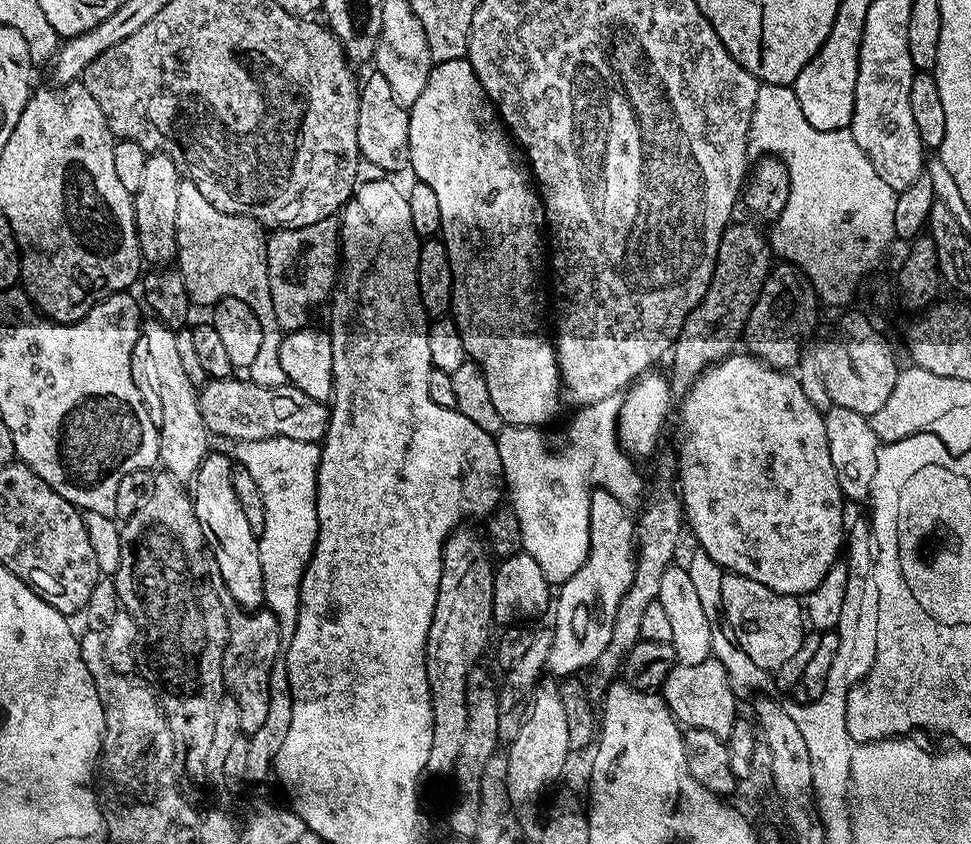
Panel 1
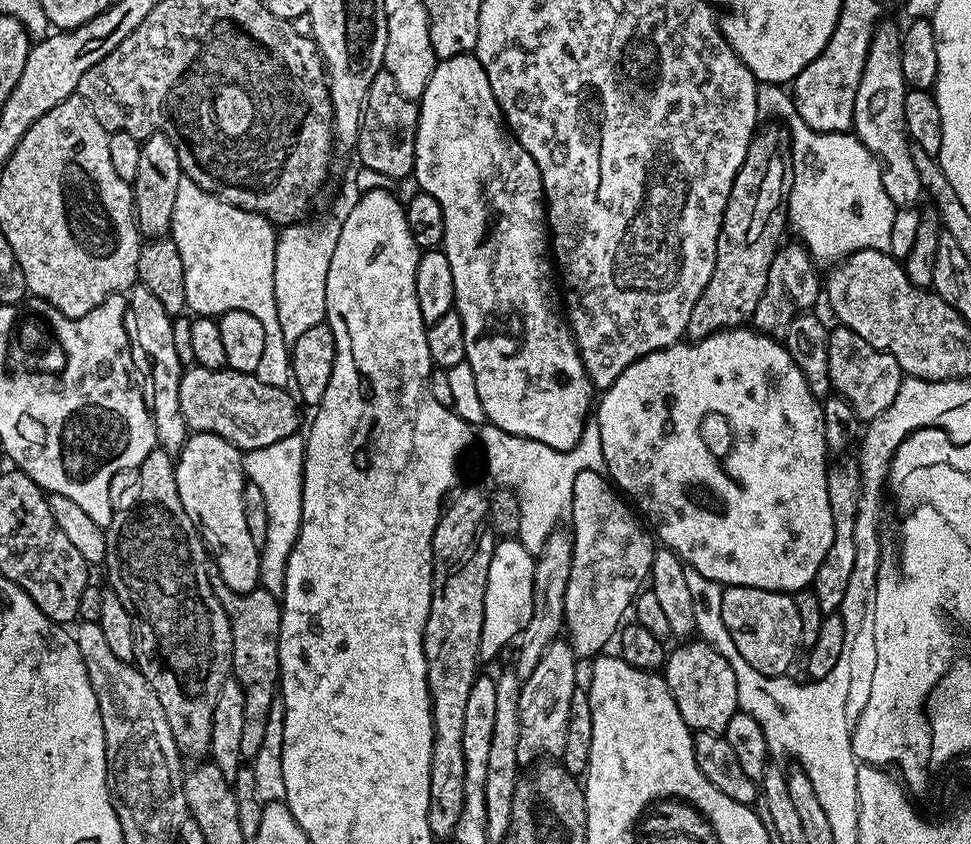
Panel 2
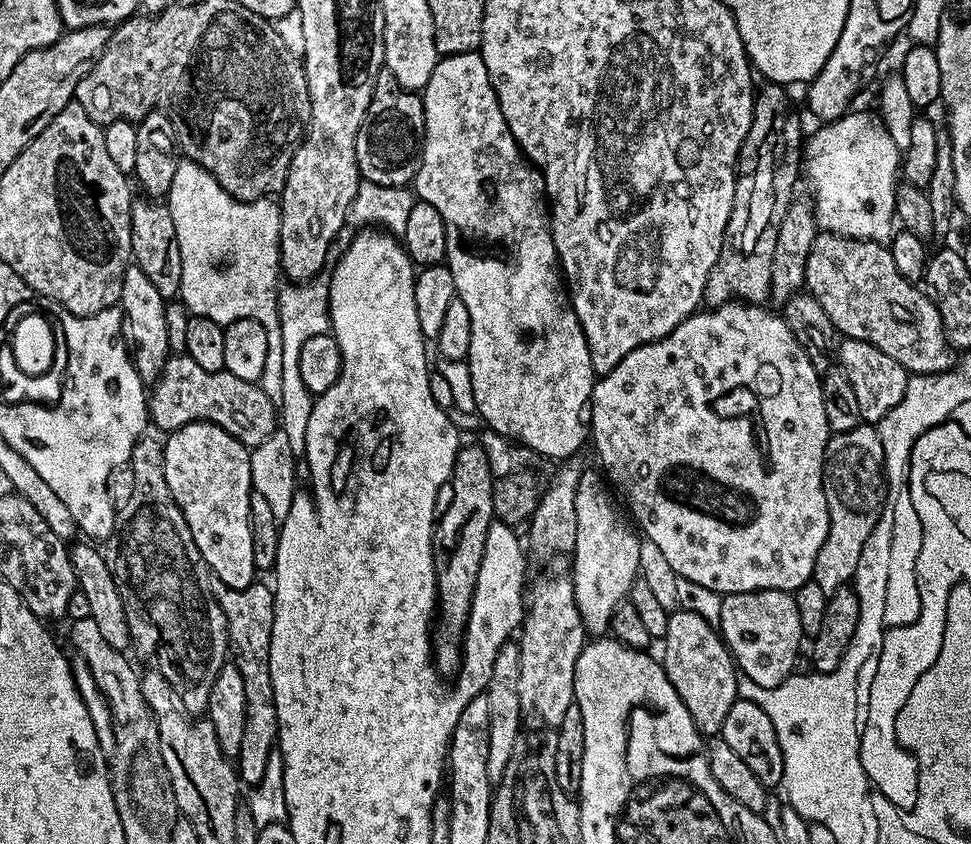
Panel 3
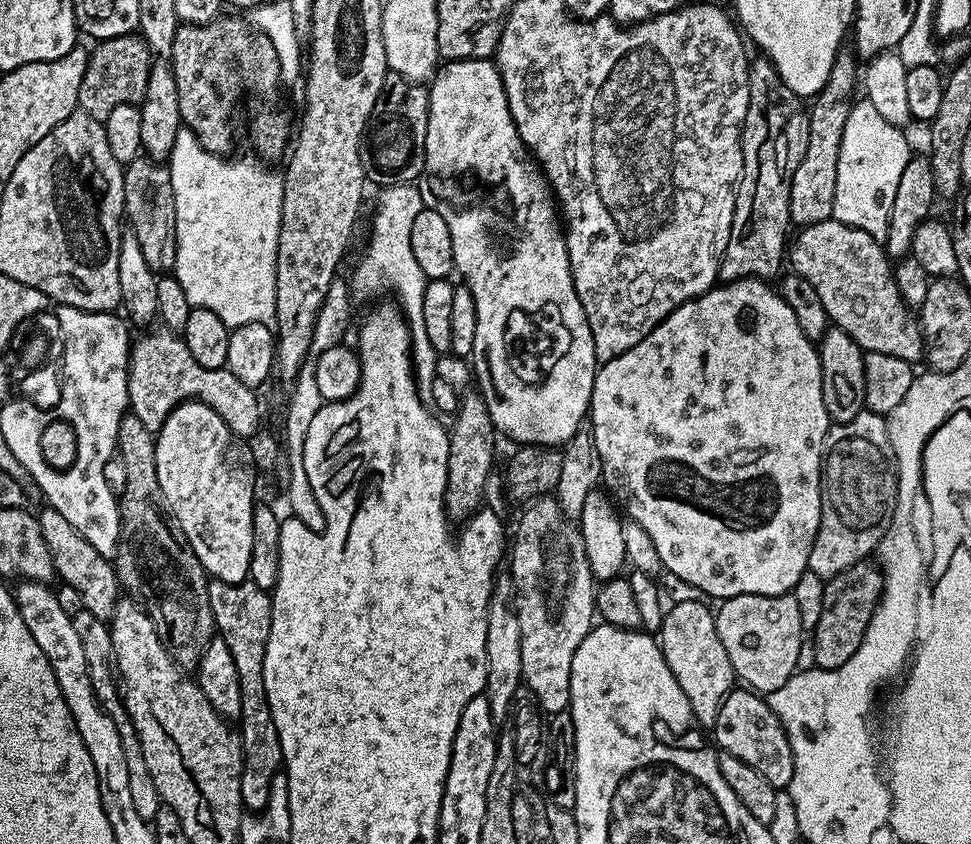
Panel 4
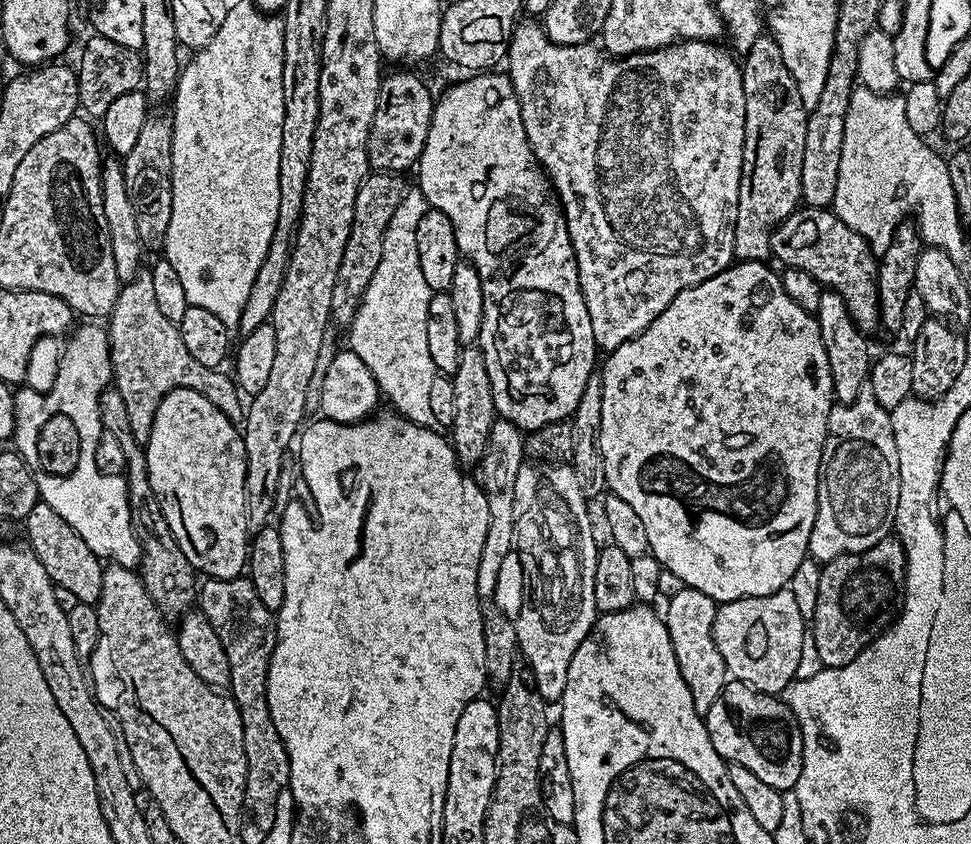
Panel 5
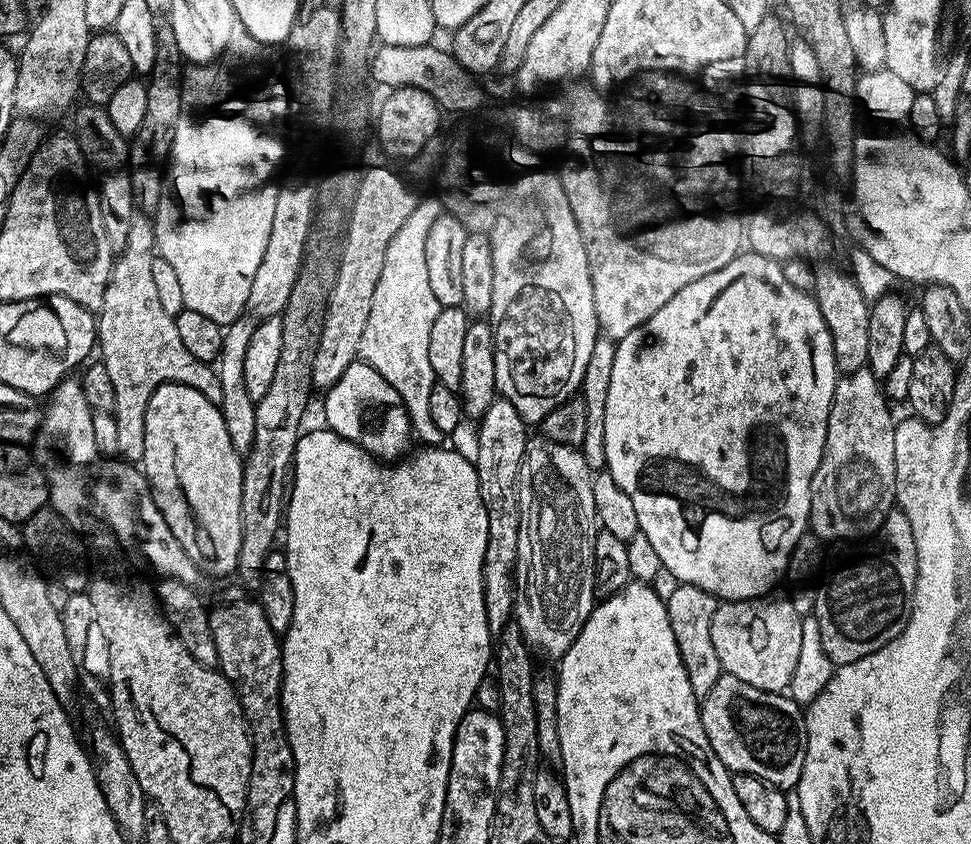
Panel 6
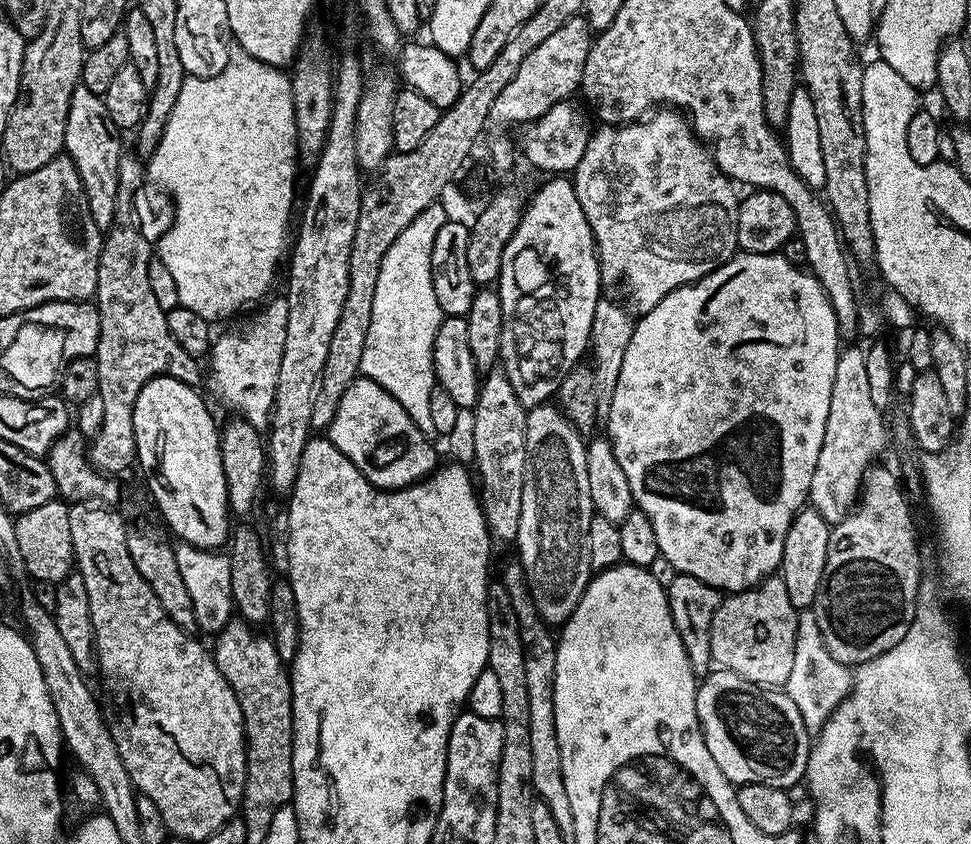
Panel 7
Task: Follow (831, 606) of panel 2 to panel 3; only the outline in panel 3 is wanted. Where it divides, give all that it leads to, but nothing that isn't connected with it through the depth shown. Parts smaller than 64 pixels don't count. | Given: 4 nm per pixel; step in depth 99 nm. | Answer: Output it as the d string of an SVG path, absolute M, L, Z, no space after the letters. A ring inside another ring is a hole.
M861 422L856 428L851 428L845 432L838 432L828 437L828 445L824 451L824 493L826 494L826 506L828 507L828 533L826 540L822 542L822 548L818 550L818 558L814 562L814 570L812 571L811 581L817 583L827 594L834 593L839 588L845 587L851 581L854 570L857 569L858 558L861 555L863 543L866 538L870 536L872 526L879 519L882 509L885 507L884 503L884 482L886 482L886 475L884 470L884 451L882 450L882 442L880 441L880 433L871 423Z

